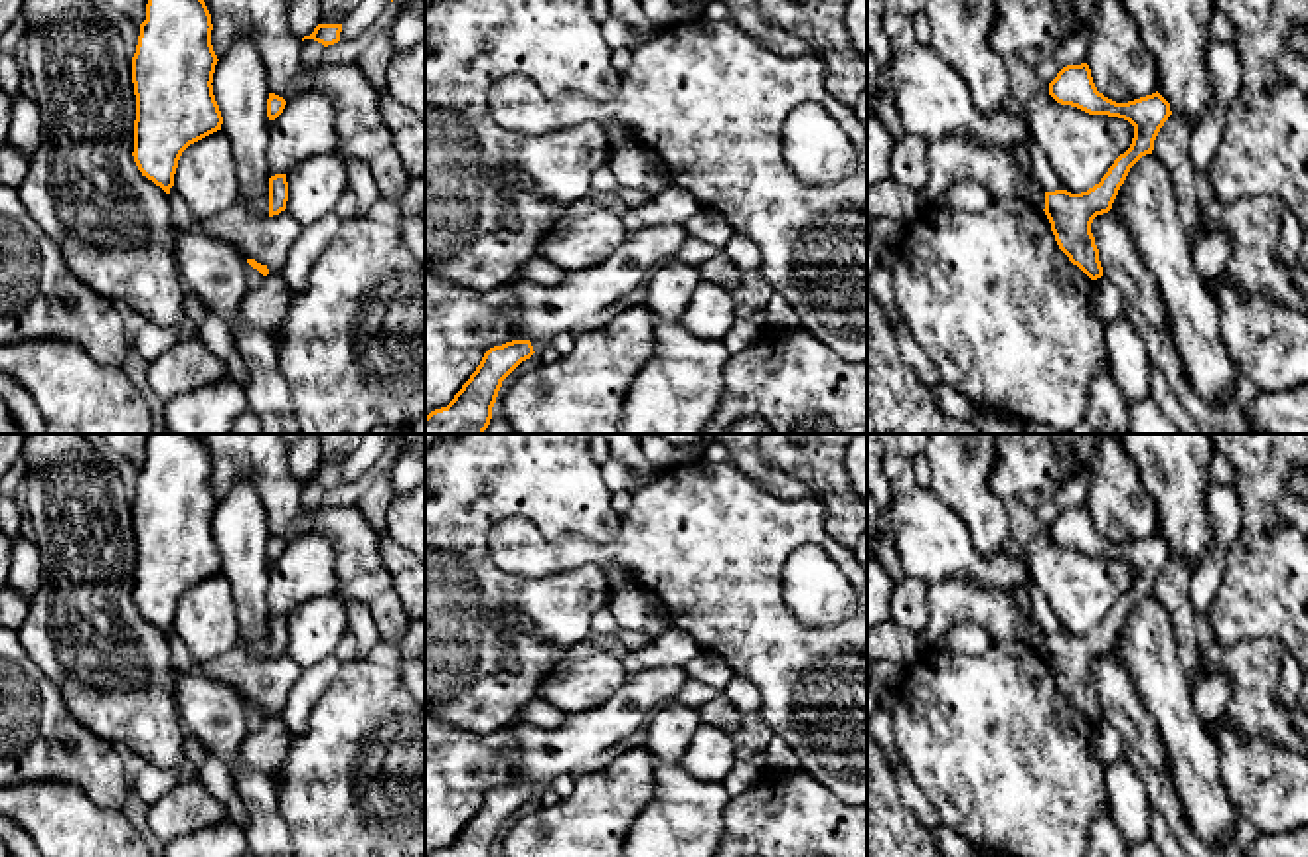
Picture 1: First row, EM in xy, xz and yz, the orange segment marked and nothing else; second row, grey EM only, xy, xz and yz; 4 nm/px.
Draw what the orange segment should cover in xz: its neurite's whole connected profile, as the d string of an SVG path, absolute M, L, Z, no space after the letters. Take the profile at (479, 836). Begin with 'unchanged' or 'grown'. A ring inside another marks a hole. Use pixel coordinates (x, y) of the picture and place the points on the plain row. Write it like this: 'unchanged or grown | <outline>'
unchanged | M530 782L490 790L454 841L429 857L492 857L502 823L533 796Z

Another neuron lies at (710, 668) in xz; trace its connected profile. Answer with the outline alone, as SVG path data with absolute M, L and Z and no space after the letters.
M701 652L686 665L690 677L703 681L719 691L725 691L731 677L735 675L727 663L711 652Z

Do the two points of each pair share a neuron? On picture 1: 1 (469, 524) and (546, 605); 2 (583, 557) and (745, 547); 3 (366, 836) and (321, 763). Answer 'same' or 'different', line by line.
1: same
2: same
3: same

